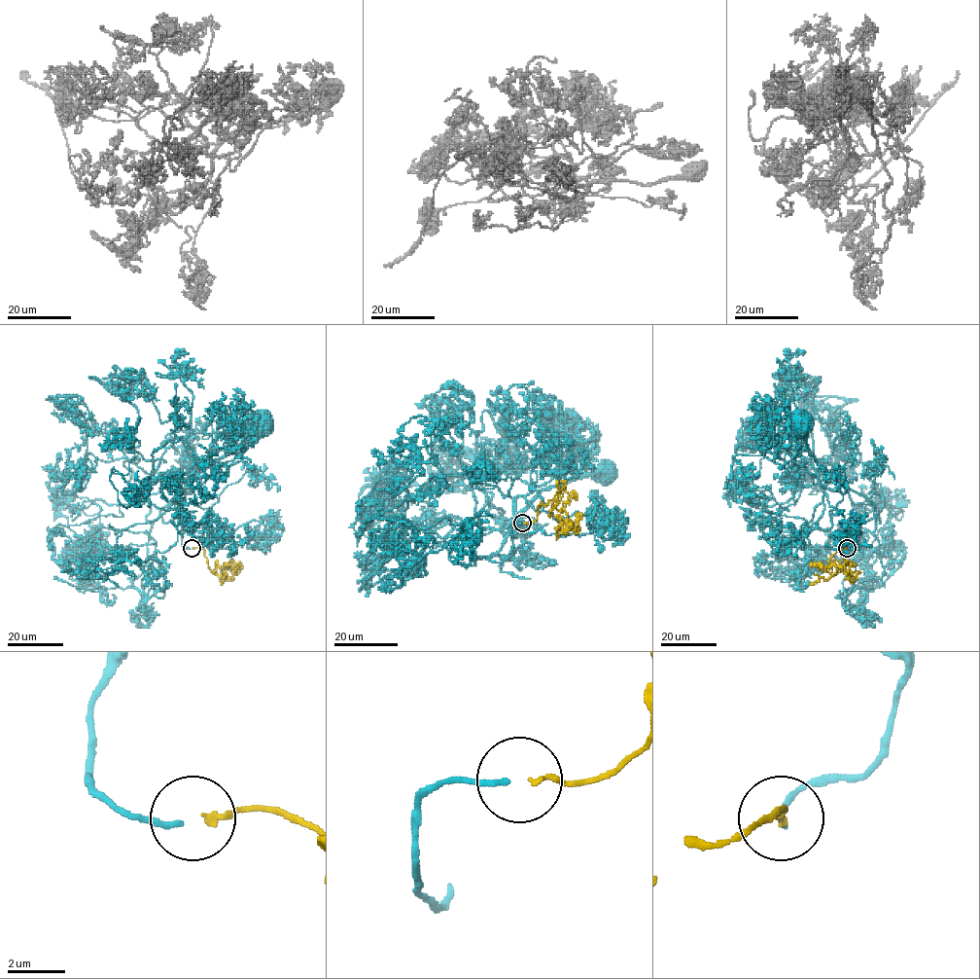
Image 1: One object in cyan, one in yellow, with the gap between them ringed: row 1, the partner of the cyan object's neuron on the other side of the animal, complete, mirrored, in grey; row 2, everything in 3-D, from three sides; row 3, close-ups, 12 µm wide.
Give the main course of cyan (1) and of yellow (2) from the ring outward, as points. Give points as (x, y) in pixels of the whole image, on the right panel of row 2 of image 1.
1: (846, 548), (857, 540), (859, 525), (874, 519), (879, 523), (877, 511), (815, 459), (804, 422)
2: (846, 548), (830, 558), (826, 570), (835, 560), (840, 570), (832, 576), (837, 567), (853, 578), (859, 570)

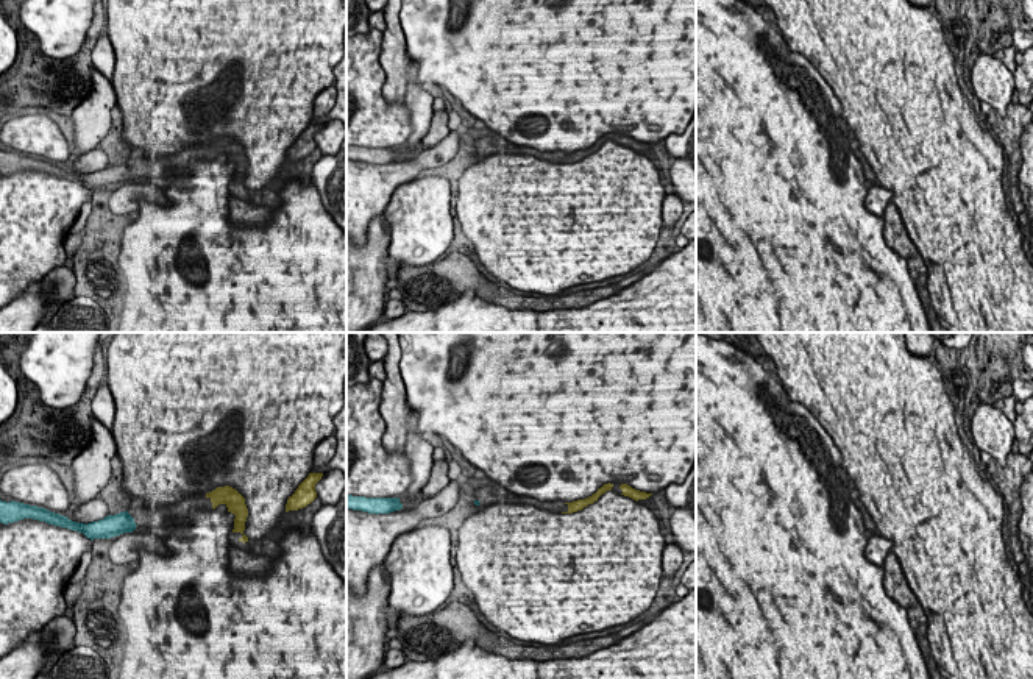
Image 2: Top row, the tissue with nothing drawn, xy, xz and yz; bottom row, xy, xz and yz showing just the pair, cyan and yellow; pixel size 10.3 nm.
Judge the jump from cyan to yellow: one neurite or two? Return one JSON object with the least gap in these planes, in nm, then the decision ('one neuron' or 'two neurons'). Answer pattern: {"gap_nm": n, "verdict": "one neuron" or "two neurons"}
{"gap_nm": 800, "verdict": "one neuron"}

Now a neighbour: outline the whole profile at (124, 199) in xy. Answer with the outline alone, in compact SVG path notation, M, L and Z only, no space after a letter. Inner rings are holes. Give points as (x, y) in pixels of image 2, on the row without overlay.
M125 183L109 189L108 206L112 214L137 214L139 200L145 198L159 206L169 206L164 189L153 183Z

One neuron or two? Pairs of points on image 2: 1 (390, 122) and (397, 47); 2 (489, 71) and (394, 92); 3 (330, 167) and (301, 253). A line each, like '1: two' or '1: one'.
1: two
2: two
3: two

